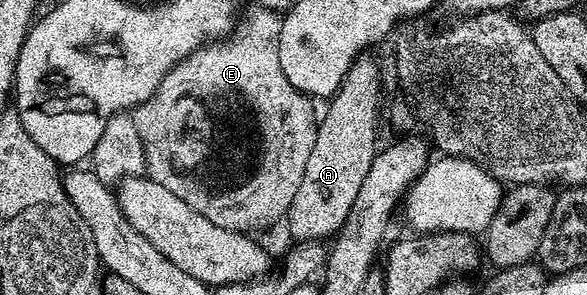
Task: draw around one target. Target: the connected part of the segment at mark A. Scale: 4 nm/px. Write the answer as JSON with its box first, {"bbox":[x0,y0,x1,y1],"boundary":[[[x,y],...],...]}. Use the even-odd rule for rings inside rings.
{"bbox":[286,54,381,242],"boundary":[[[361,54],[344,75],[339,90],[327,101],[328,113],[319,117],[314,150],[306,161],[302,183],[288,207],[286,225],[298,242],[322,242],[339,233],[355,195],[378,151],[376,119],[381,119],[380,68],[369,54]]]}

